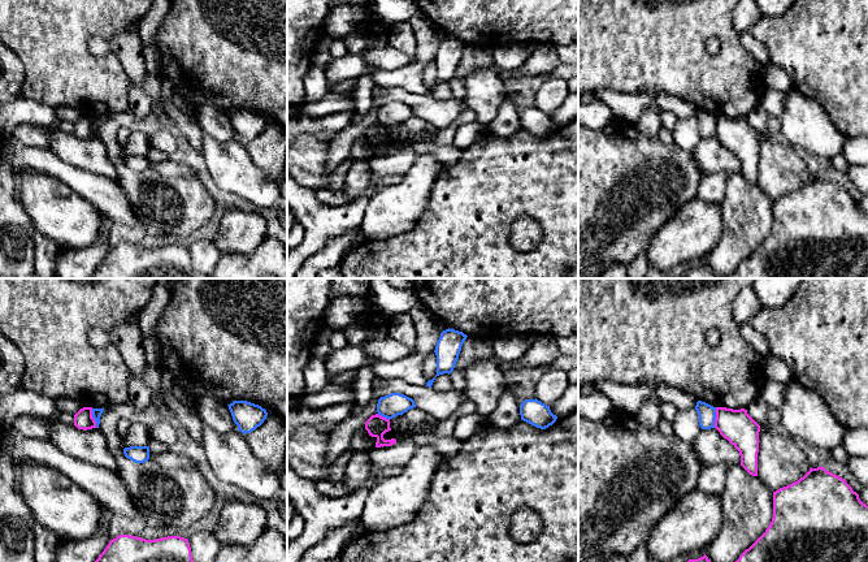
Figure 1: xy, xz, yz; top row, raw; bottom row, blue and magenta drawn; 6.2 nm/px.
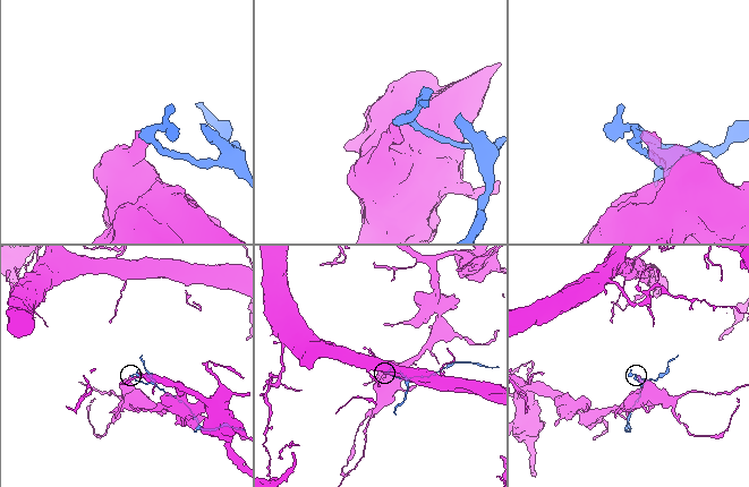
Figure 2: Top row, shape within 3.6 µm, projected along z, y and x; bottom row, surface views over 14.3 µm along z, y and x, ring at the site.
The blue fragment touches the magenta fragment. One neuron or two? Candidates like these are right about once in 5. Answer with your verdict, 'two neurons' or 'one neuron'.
two neurons

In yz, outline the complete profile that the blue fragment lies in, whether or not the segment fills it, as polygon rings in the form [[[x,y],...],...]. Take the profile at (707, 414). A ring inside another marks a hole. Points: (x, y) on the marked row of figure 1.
[[[698,401],[695,410],[699,416],[699,425],[702,429],[711,429],[715,428],[715,419],[716,419],[716,407]]]

